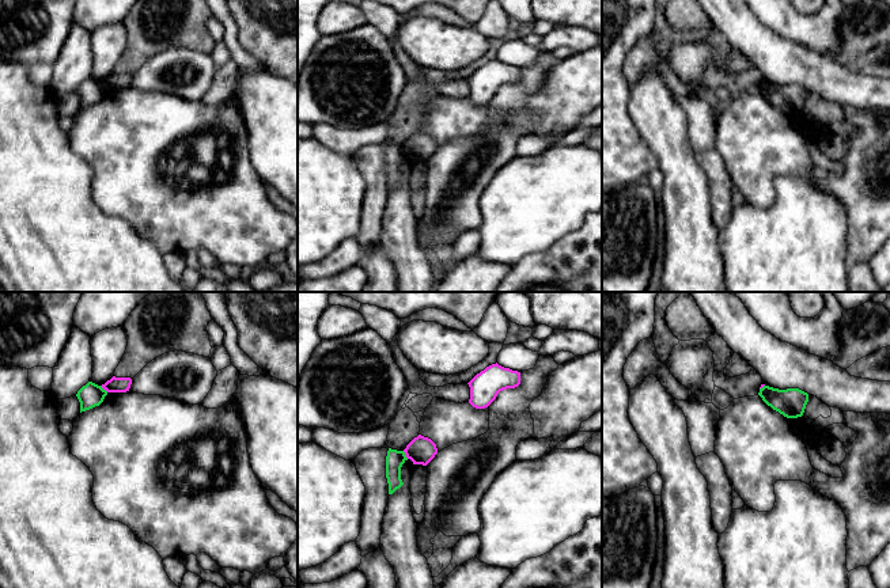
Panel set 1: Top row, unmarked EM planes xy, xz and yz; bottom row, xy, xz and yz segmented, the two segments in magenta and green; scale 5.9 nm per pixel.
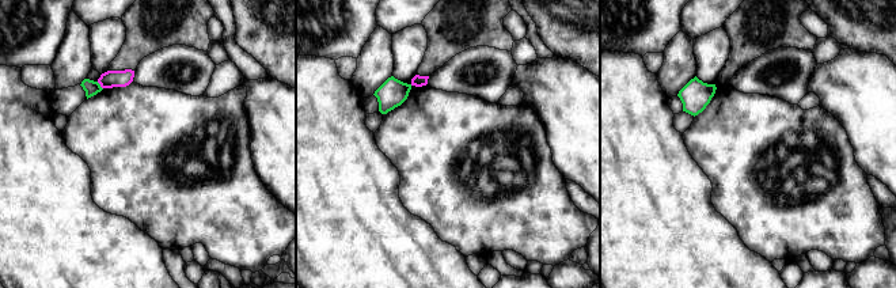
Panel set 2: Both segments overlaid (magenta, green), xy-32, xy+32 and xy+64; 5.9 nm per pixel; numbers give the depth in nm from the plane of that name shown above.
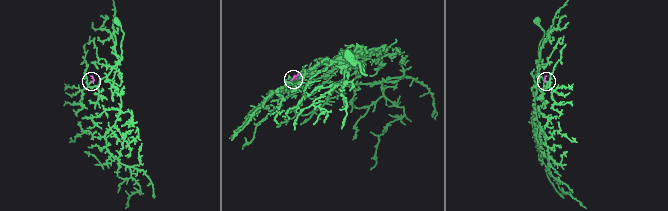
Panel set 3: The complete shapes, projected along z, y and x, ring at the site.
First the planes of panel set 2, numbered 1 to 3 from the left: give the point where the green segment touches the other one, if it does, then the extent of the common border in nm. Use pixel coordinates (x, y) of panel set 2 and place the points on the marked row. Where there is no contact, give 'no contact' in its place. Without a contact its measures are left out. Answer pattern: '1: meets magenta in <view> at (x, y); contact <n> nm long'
1: meets magenta in xy-32 at (101, 86); contact 60 nm long
2: no contact
3: no contact

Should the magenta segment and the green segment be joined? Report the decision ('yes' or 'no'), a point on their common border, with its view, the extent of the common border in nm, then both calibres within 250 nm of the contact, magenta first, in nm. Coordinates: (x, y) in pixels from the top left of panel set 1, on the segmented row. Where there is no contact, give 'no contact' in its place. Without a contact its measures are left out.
no | xy (105, 389) | 60 nm | 100/140 nm

